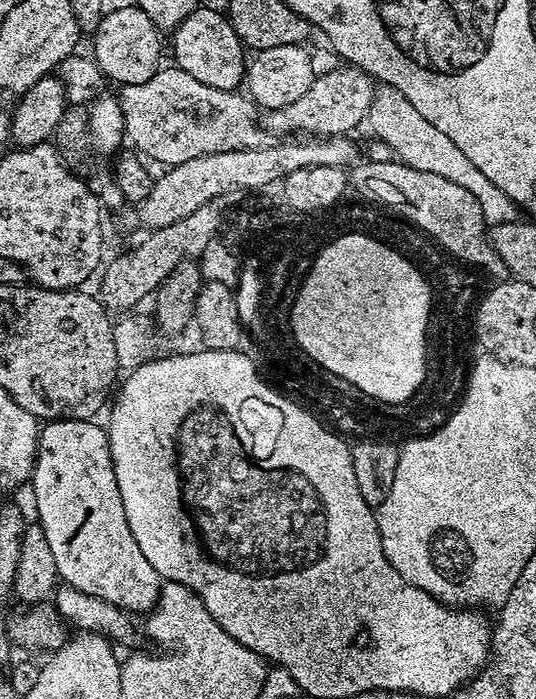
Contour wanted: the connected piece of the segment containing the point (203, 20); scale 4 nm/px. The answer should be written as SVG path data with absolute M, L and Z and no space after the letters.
M198 6L171 33L172 56L175 67L186 70L198 78L198 82L206 82L206 86L214 86L214 90L235 92L246 80L246 49L244 43L234 34L234 26L230 26L227 15L223 11L215 12L212 8Z

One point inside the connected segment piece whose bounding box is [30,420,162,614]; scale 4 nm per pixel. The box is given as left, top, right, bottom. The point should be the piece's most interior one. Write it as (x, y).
(77, 507)

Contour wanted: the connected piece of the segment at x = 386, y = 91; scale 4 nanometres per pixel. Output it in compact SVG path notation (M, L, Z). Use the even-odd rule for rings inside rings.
M379 85L372 97L367 119L374 132L372 134L391 148L397 159L403 164L416 170L422 170L422 172L438 174L470 191L478 200L483 218L489 227L493 228L515 221L516 207L512 199L494 186L494 182L490 182L478 170L474 162L471 162L470 158L467 158L466 154L462 153L462 150L442 130L423 118L401 91L388 85Z

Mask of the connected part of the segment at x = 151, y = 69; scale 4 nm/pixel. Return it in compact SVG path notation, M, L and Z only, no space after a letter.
M132 4L124 10L116 10L113 13L103 13L100 24L91 37L92 52L97 66L105 77L108 76L116 83L116 86L125 84L137 84L146 82L146 78L154 78L154 74L161 67L160 61L161 33L146 18L141 8Z

